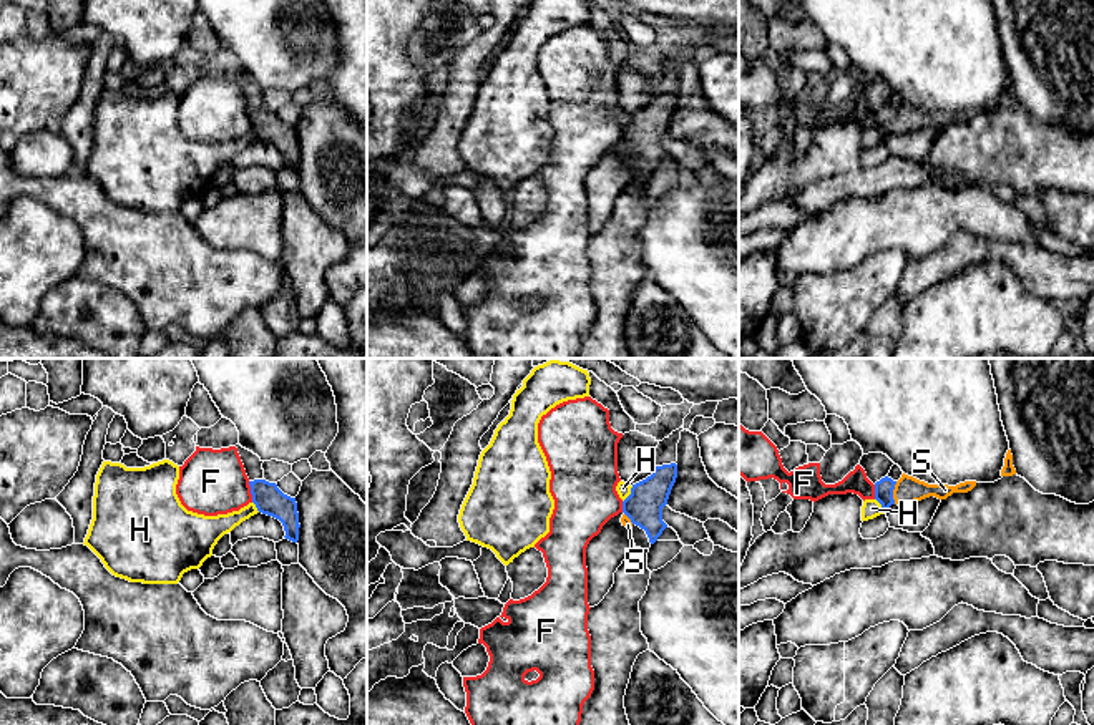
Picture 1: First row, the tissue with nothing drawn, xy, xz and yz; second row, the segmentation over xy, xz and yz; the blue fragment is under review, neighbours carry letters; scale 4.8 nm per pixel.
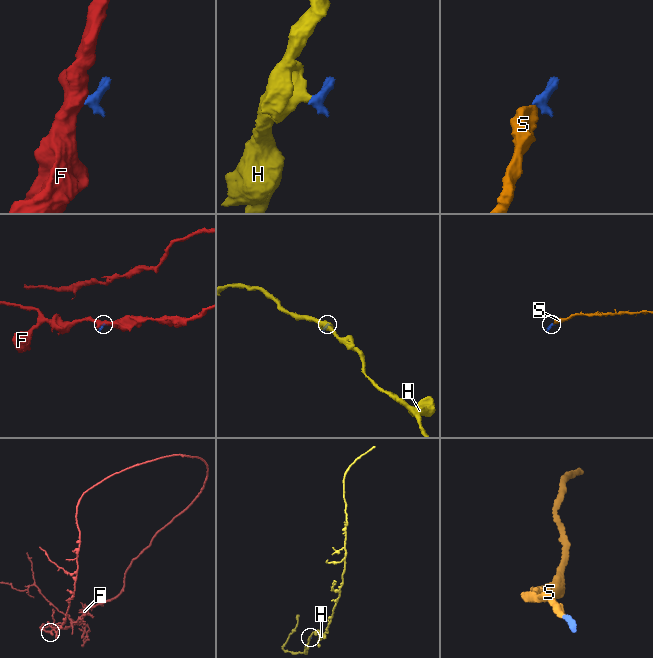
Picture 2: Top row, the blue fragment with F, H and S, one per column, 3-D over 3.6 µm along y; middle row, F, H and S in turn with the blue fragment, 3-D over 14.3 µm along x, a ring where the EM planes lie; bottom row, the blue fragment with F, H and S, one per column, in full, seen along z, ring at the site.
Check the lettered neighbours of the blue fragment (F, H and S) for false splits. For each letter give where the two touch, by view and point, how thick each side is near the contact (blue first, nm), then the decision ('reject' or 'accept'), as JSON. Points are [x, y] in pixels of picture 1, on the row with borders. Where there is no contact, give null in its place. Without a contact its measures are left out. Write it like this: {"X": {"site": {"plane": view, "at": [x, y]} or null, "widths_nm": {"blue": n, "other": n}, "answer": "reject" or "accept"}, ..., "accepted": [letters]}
{"F": {"site": {"plane": "xy", "at": [251, 491]}, "widths_nm": {"blue": 150, "other": 320}, "answer": "reject"}, "H": {"site": {"plane": "xz", "at": [630, 495]}, "widths_nm": {"blue": 180, "other": 70}, "answer": "reject"}, "S": {"site": {"plane": "yz", "at": [892, 493]}, "widths_nm": {"blue": 100, "other": 130}, "answer": "accept"}, "accepted": ["S"]}

